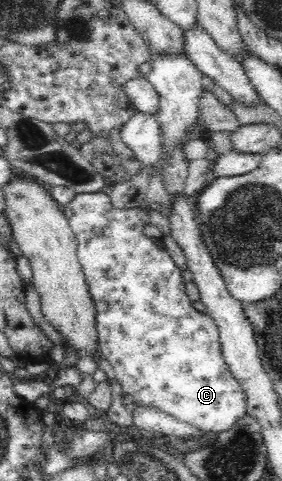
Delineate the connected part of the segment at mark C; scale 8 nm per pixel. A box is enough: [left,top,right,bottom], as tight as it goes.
[62,192,247,433]

